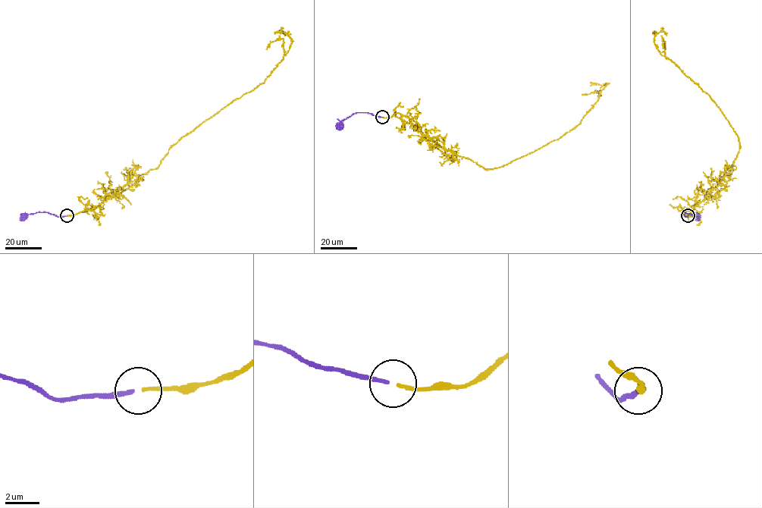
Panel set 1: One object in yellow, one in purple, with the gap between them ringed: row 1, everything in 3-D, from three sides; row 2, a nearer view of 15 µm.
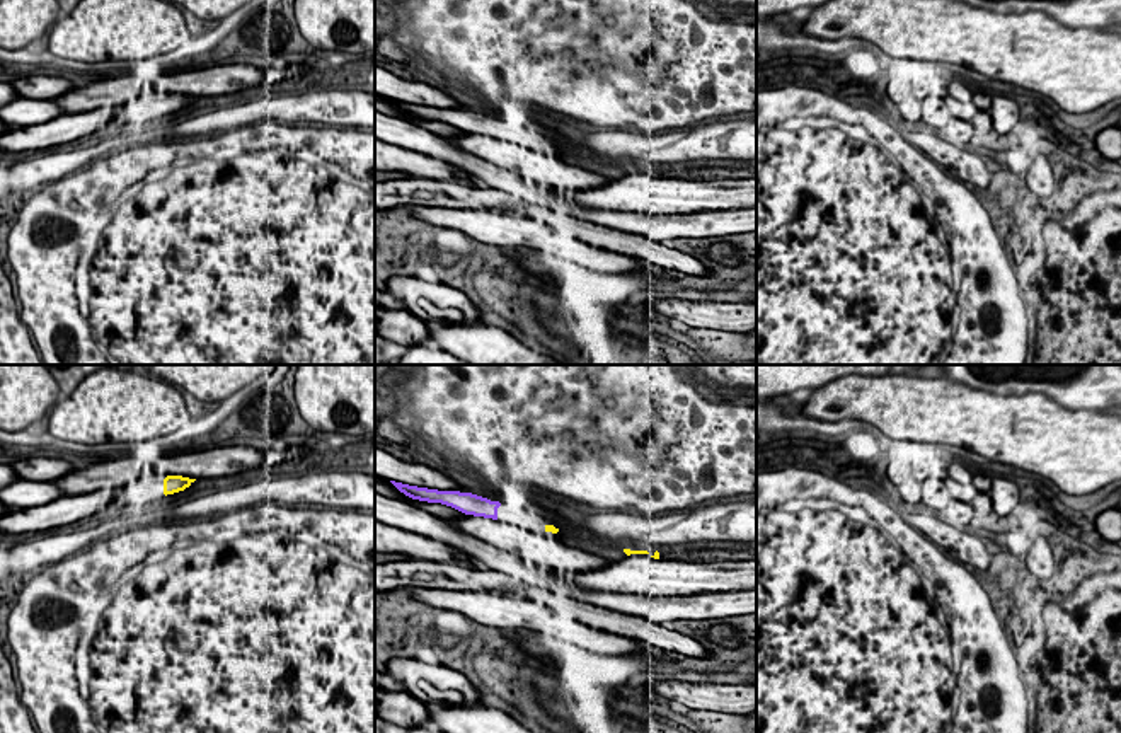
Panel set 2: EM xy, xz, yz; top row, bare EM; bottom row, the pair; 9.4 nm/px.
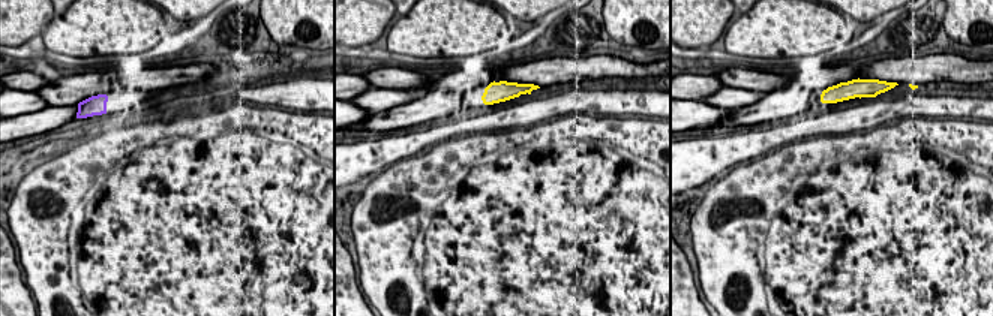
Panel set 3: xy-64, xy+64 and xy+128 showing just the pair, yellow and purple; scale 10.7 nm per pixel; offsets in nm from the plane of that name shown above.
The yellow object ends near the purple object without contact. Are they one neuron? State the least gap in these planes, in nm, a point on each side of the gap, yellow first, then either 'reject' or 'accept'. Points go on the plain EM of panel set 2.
gap 460 nm; span xz (546, 144), (496, 137); accept

